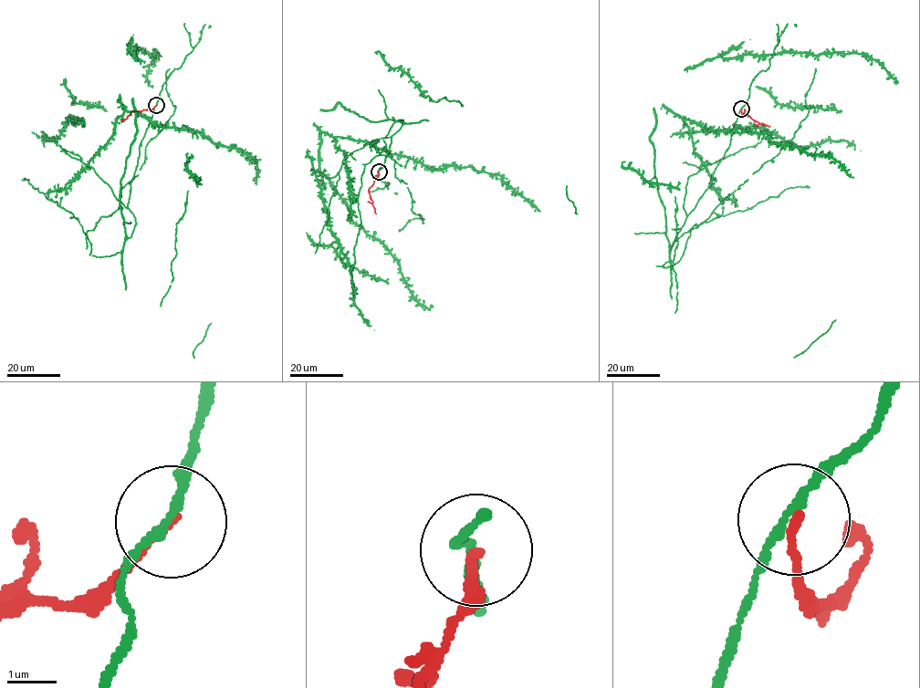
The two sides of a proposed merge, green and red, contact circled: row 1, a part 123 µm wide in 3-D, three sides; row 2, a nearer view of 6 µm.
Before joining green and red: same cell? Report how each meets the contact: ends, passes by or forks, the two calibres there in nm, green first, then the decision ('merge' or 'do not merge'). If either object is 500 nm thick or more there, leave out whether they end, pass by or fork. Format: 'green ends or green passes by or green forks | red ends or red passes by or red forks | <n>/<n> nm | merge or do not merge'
green passes by | red ends | 150/170 nm | do not merge

